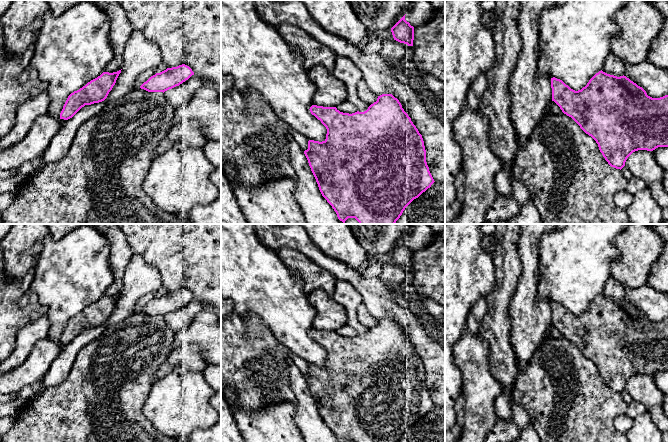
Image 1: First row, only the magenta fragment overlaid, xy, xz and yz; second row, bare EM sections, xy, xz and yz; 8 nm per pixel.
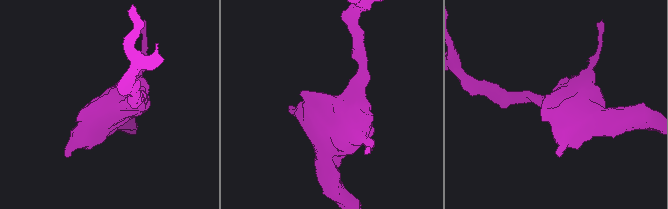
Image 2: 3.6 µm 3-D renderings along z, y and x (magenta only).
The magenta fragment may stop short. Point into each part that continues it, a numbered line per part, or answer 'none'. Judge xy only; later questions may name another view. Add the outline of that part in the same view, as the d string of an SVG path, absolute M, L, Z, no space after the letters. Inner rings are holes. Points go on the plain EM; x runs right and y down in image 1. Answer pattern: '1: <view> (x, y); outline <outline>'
none

